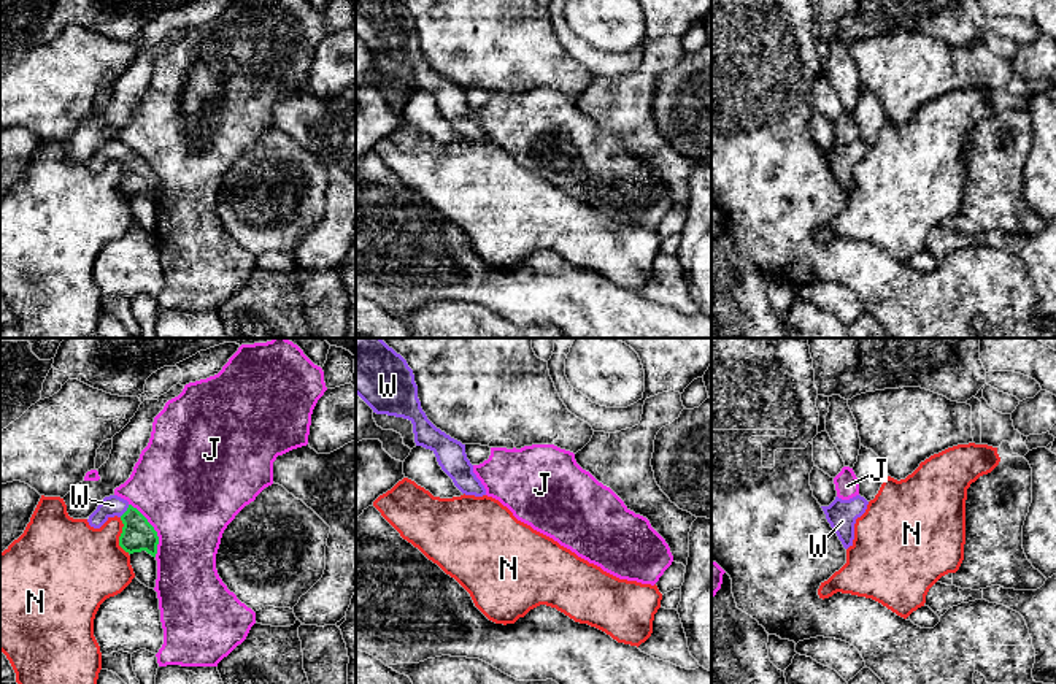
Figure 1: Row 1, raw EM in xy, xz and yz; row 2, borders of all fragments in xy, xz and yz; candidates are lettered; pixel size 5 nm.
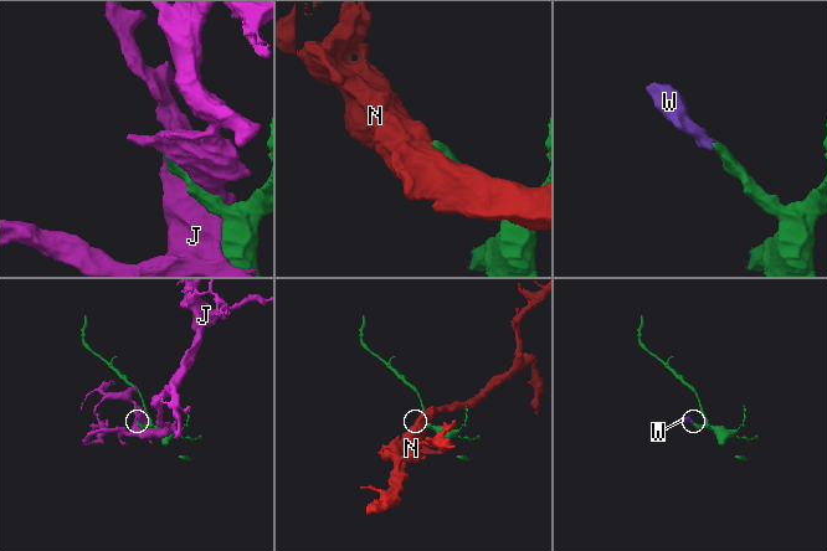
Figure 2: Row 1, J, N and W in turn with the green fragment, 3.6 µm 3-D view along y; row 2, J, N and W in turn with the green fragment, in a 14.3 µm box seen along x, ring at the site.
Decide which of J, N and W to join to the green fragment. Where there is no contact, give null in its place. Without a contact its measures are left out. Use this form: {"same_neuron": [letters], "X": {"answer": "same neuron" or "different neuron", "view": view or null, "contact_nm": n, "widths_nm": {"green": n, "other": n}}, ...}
{"same_neuron": ["W"], "J": {"answer": "different neuron", "view": "xy", "contact_nm": 300, "widths_nm": {"green": 160, "other": 480}}, "N": {"answer": "different neuron", "view": "xy", "contact_nm": 190, "widths_nm": {"green": 160, "other": 420}}, "W": {"answer": "same neuron", "view": "xy", "contact_nm": 80, "widths_nm": {"green": 160, "other": 110}}}

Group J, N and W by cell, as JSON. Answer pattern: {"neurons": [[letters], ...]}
{"neurons": [["J"], ["N"], ["W"]]}

